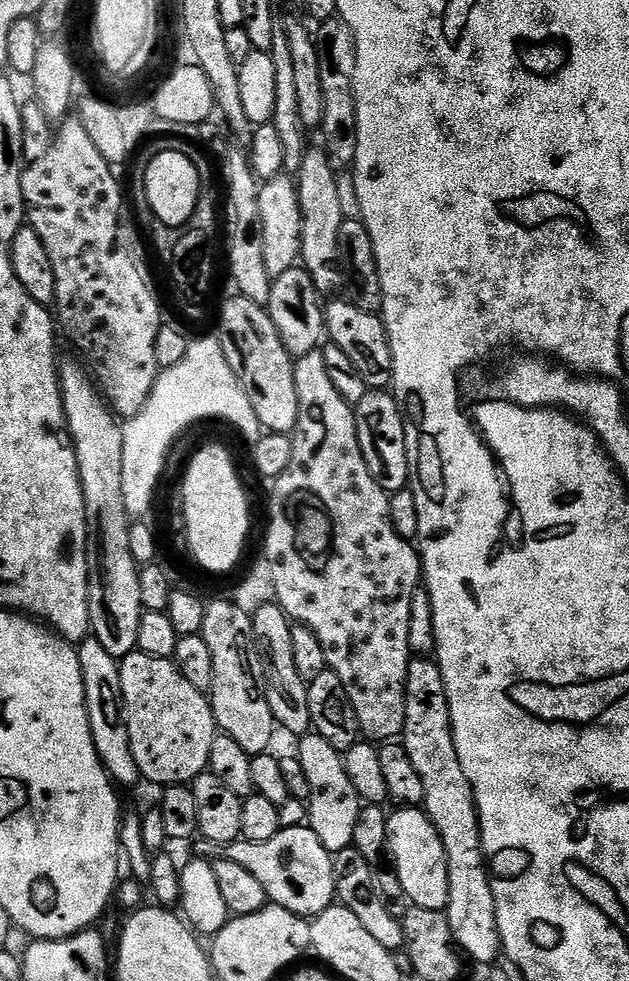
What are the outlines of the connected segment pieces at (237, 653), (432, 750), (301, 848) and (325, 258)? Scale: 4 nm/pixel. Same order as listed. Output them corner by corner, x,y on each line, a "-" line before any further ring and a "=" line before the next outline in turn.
232,598
226,600
208,600
204,609
204,631
202,633
206,646
210,646
210,662
212,663
212,687
210,689
210,703
212,713
216,719
217,729
223,735
234,738
248,756
263,756
272,744
272,735
278,732
278,725
274,714
264,697
261,681
252,673
252,656
254,641
252,634
252,617
246,610
235,604
=
412,658
408,661
408,673
404,679
402,743
406,754
410,754
410,762
414,762
414,770
418,770
418,778
422,778
424,812
430,822
434,822
434,830
438,830
438,838
442,838
442,846
446,850
446,915
452,938
456,941
457,949
467,959
469,956
480,964
495,965
501,955
502,945
494,906
492,877
488,874
480,837
476,799
466,778
466,770
462,770
462,762
458,762
458,750
454,750
450,706
440,666
431,659
428,660
=
306,824
281,828
278,834
264,843
250,843
241,838
225,845
224,856
255,876
271,903
290,910
296,916
314,918
335,903
333,855
326,851
318,836
=
305,151
300,171
295,173
298,202
302,210
302,238
300,239
300,260
302,266
312,275
317,292
327,294
345,287
346,277
340,265
340,227
344,221
342,205
338,199
337,173
328,158
327,151

